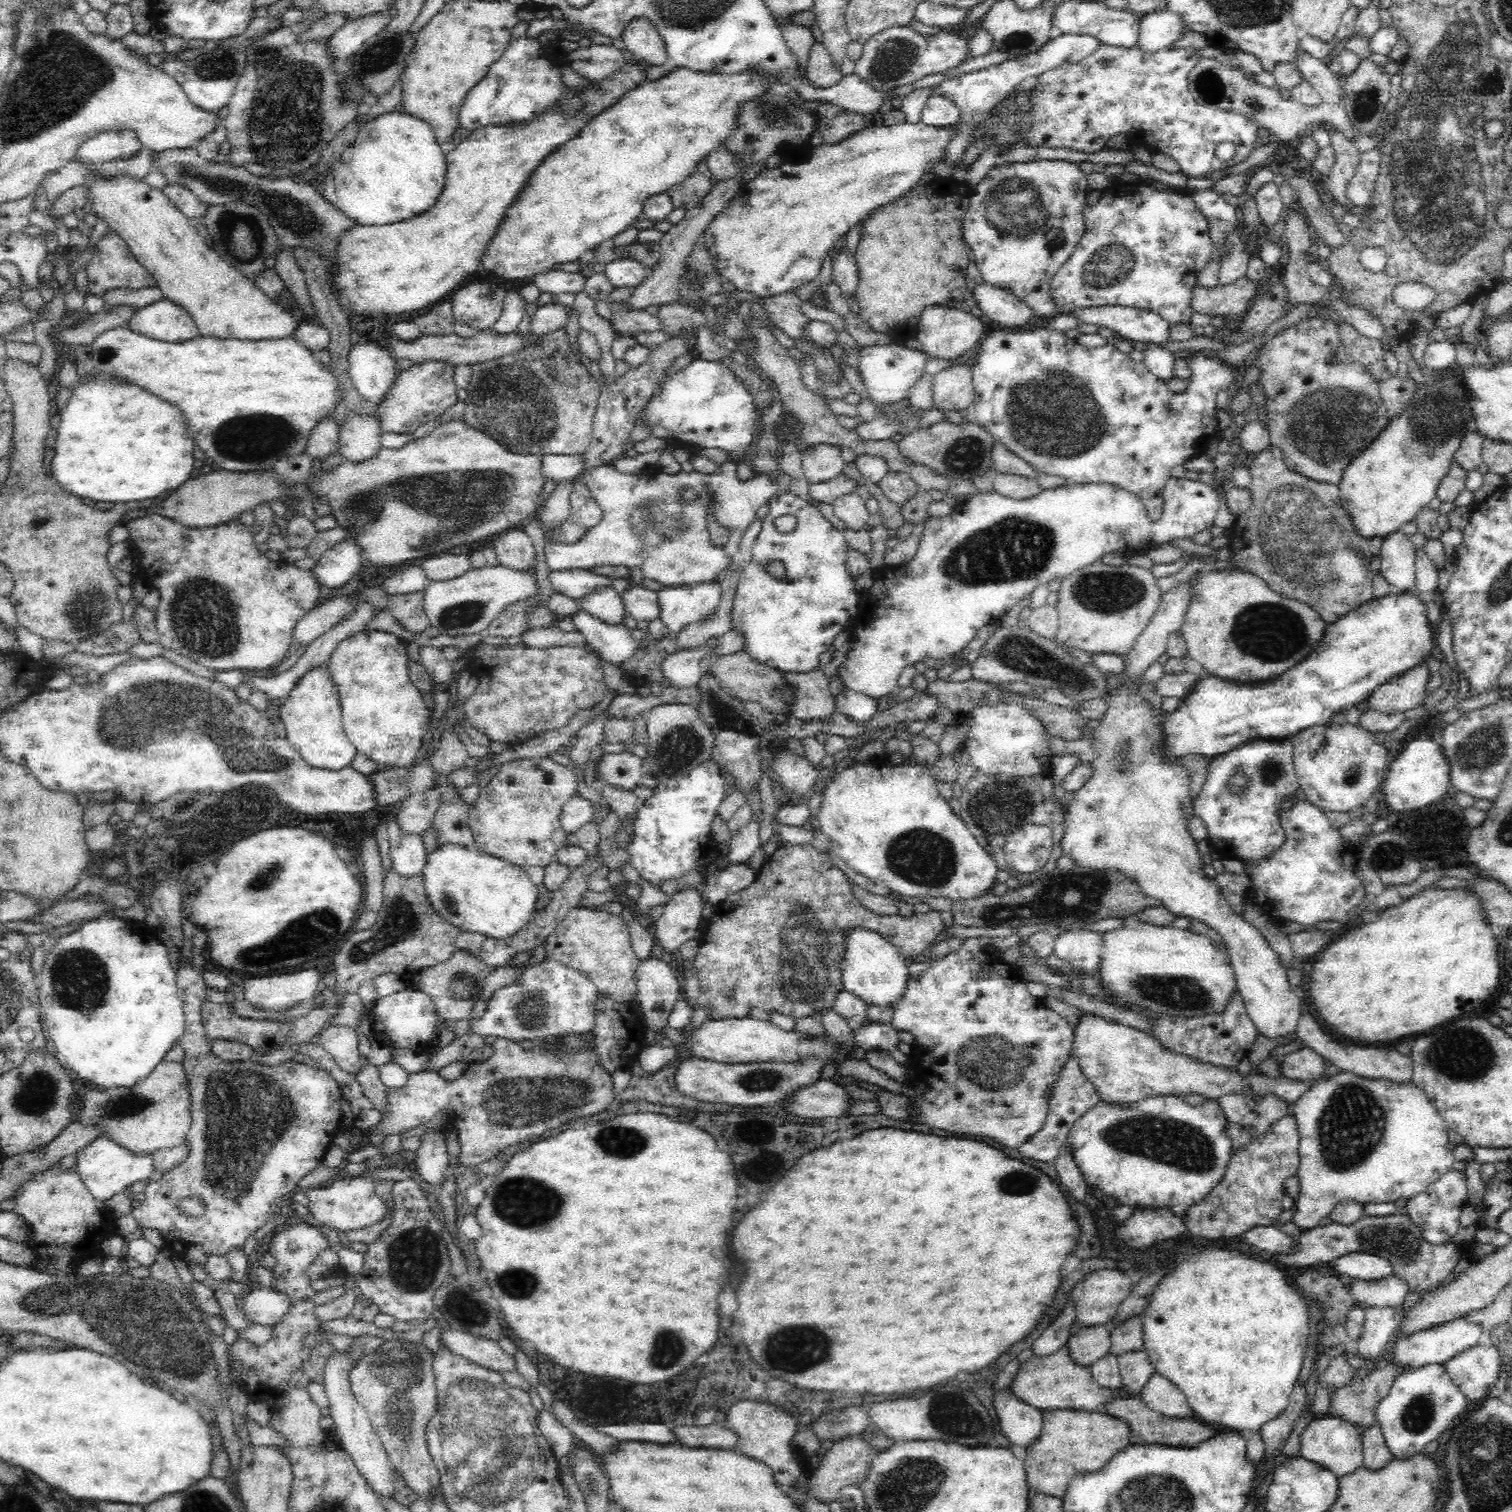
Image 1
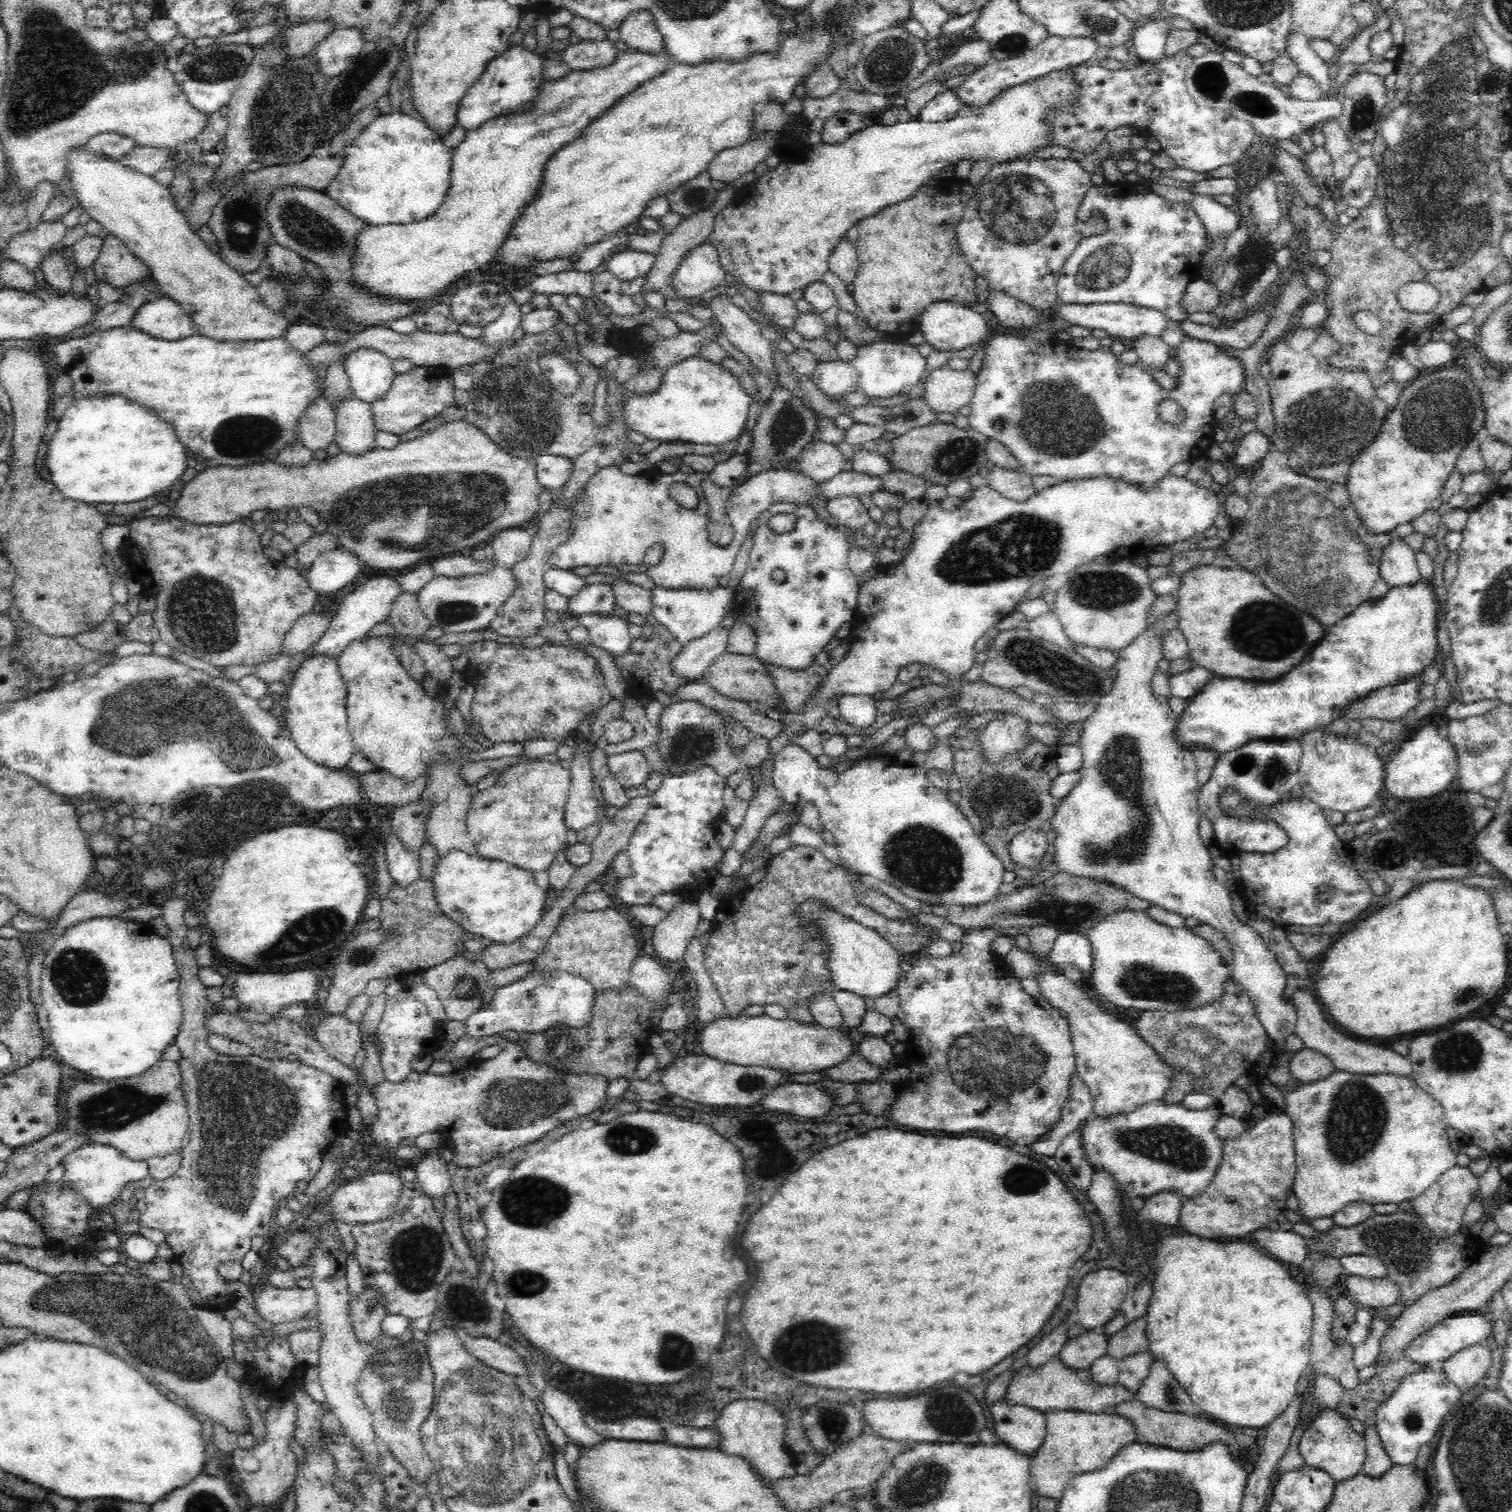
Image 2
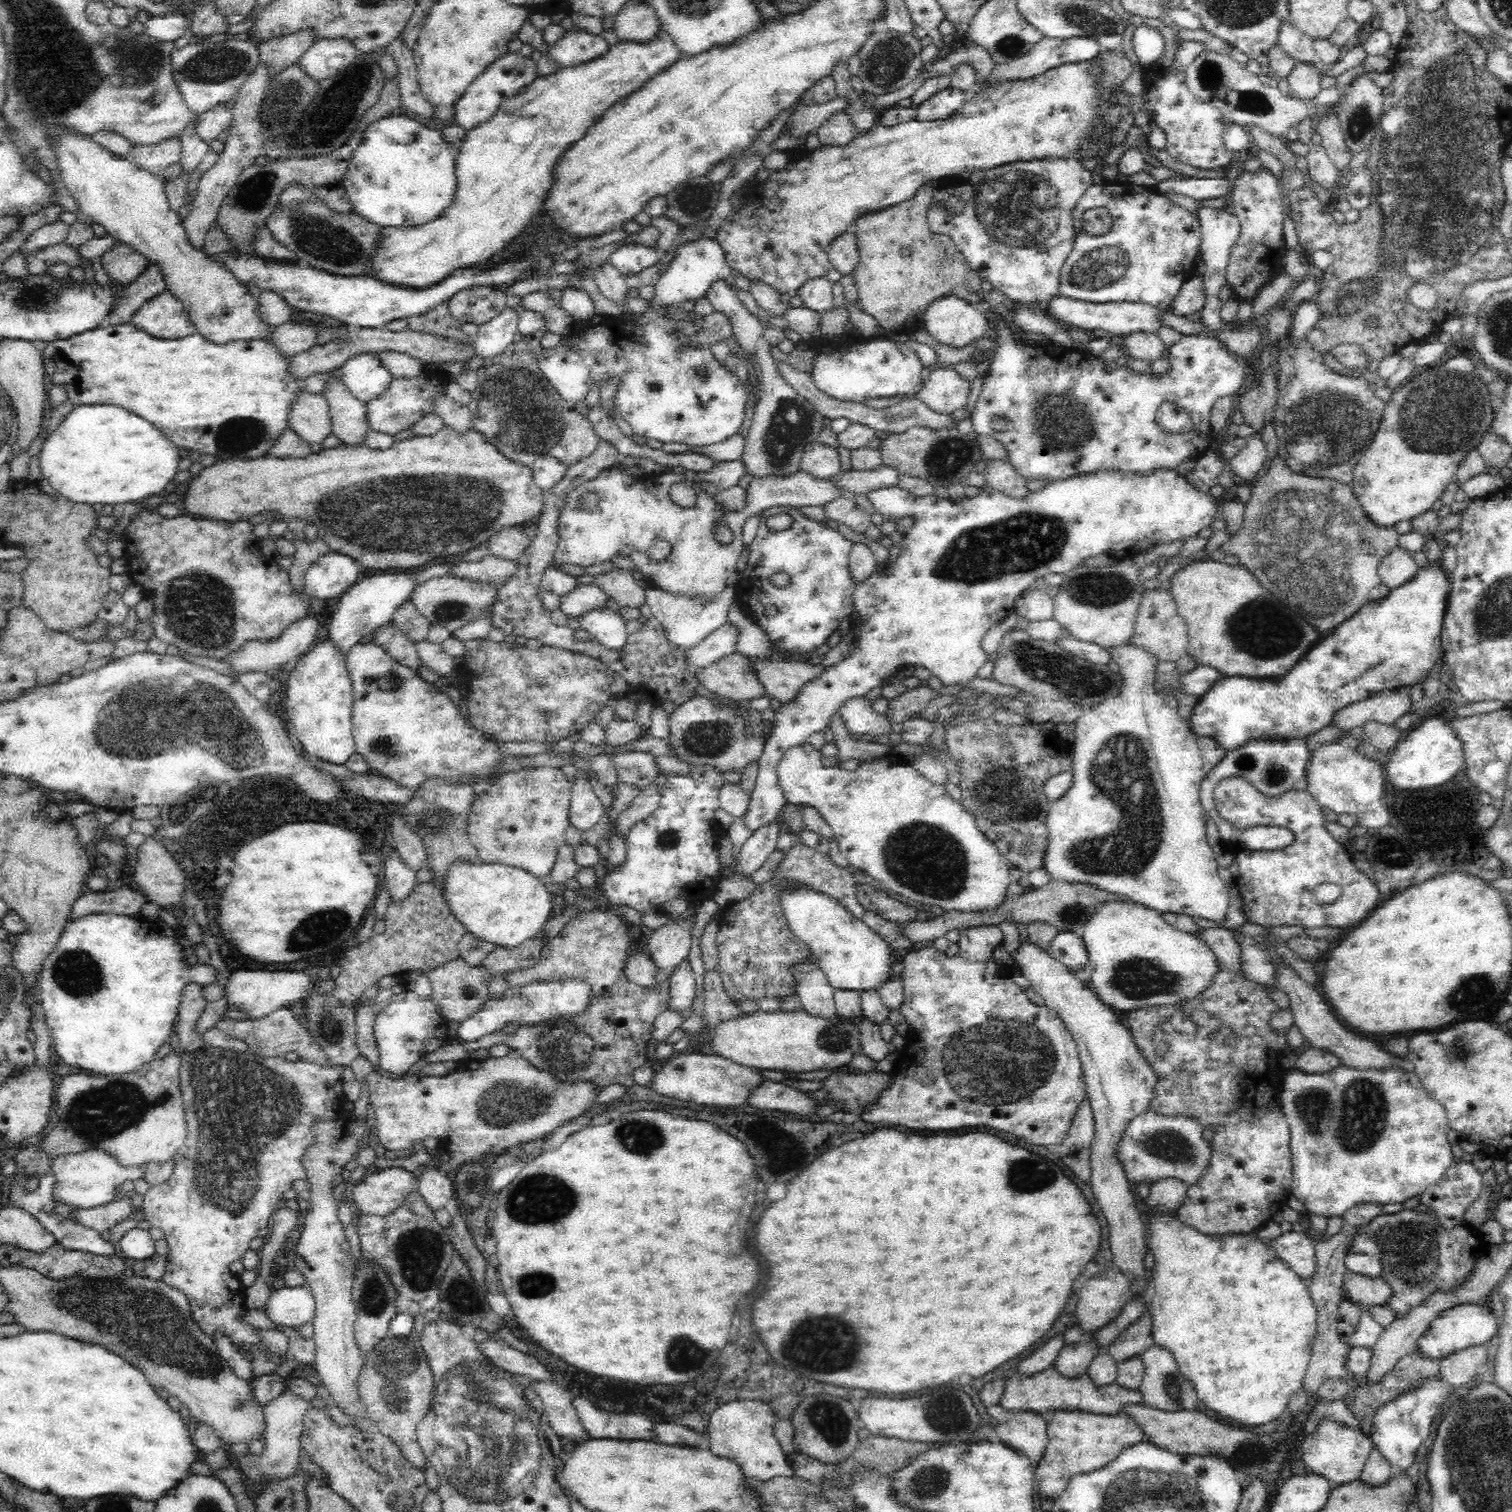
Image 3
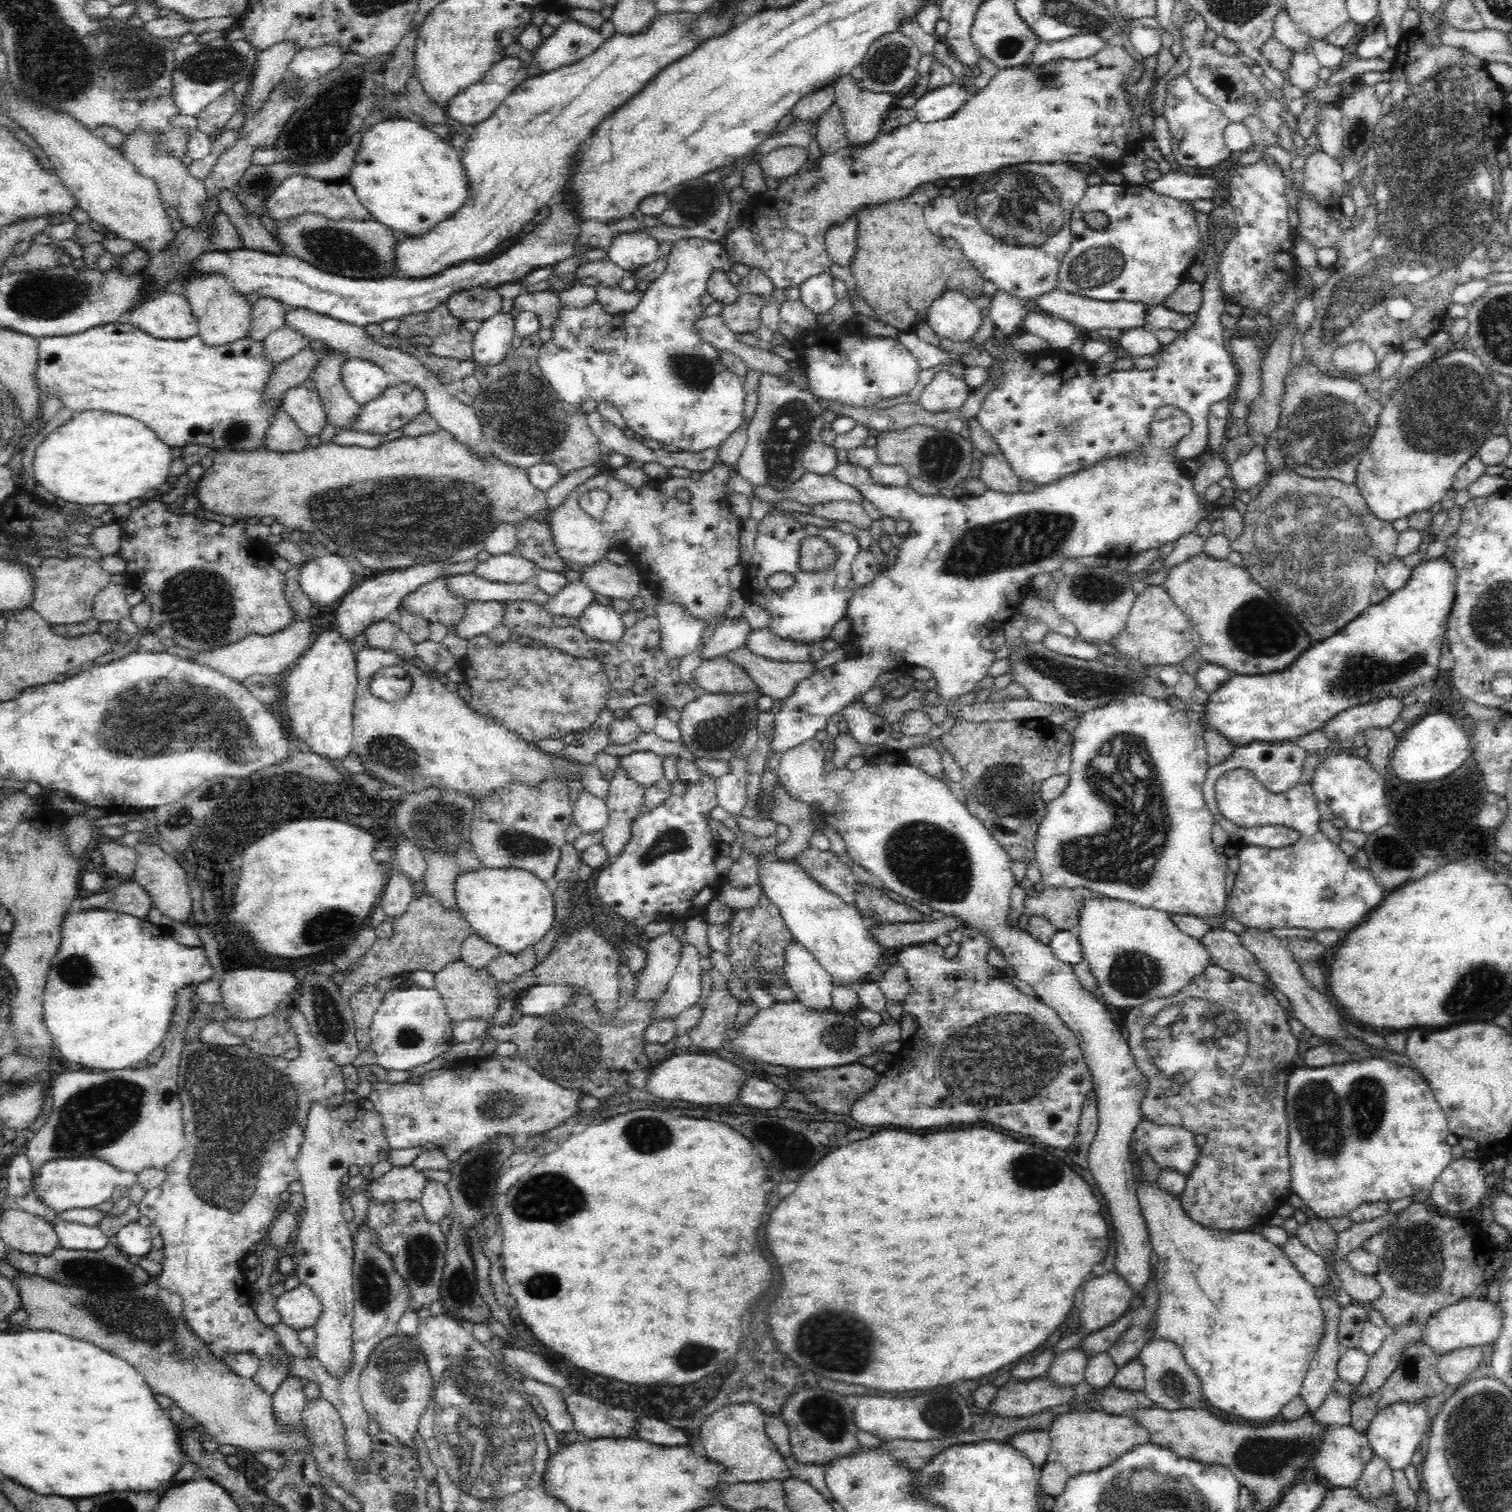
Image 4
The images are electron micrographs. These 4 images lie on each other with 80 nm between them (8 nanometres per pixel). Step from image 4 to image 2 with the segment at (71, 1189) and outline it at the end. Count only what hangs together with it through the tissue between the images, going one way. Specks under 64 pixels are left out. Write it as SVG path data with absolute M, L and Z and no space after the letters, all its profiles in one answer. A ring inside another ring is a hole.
M102 1143L82 1145L65 1154L60 1164L64 1171L64 1183L94 1208L113 1203L121 1196L125 1184L138 1182L148 1176L147 1161L133 1161L122 1155L116 1147Z

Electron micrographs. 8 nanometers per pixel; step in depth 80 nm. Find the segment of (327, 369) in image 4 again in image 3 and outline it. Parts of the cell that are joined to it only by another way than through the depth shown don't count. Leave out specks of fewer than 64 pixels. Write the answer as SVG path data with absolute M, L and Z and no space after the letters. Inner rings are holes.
M333 370L324 373L325 385L322 395L326 397L330 413L331 432L345 447L359 447L368 430L367 403L358 400Z

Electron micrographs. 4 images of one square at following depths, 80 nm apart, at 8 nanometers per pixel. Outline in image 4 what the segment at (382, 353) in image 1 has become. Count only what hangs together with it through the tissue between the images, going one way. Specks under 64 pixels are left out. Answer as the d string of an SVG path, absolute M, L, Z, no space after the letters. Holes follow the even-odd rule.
M348 358L341 375L346 391L360 406L376 400L389 387L382 368L368 359Z

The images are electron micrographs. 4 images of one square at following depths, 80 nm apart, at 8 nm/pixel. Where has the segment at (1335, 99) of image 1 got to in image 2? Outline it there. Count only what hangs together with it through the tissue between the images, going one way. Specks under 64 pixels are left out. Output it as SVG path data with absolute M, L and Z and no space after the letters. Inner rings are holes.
M1290 32L1285 41L1286 55L1297 64L1301 74L1311 76L1319 84L1323 93L1330 92L1333 80L1328 75L1328 69L1331 63L1321 60L1316 55L1316 52L1312 51L1310 42L1312 40L1308 39L1308 37L1296 32Z

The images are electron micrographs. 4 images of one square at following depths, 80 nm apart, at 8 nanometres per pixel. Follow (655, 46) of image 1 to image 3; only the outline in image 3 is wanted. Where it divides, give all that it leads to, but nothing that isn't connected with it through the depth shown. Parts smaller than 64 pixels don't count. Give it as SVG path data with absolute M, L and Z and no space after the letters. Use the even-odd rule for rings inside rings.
M629 2L614 18L613 30L620 40L633 43L650 43L660 29L653 7Z

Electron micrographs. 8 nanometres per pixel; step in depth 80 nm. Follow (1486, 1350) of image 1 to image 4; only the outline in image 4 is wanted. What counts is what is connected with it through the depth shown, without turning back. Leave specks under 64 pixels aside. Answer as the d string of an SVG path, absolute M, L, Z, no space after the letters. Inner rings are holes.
M1464 1347L1439 1355L1437 1371L1448 1385L1455 1387L1476 1370L1482 1360L1482 1347Z

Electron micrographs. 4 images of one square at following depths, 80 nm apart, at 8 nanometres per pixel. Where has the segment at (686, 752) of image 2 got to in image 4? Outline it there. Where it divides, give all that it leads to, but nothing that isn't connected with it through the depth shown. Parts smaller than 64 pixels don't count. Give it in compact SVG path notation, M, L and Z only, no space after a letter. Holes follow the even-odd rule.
M756 690L742 694L699 692L698 697L681 710L680 743L688 745L685 749L696 758L730 760L730 756L744 743L746 734L753 729L760 712L758 699L761 695Z

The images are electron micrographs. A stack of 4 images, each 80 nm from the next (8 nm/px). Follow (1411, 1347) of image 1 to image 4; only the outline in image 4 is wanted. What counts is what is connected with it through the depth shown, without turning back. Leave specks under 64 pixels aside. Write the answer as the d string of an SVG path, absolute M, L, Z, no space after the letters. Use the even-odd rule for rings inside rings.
M1485 1294L1460 1298L1456 1304L1437 1310L1426 1325L1422 1327L1421 1342L1427 1344L1438 1355L1464 1347L1482 1347L1494 1344L1503 1327L1503 1316L1498 1303L1488 1299Z

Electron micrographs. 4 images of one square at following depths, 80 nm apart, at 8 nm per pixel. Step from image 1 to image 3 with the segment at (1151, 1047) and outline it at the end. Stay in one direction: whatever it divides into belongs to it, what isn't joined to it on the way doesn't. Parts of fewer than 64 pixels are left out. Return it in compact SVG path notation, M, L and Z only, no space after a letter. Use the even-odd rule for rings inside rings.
M1019 940L1019 948L1010 956L1020 975L1044 999L1045 1006L1064 1021L1076 1041L1084 1068L1087 1099L1092 1105L1095 1120L1095 1137L1089 1155L1090 1184L1094 1186L1094 1196L1108 1220L1114 1269L1122 1274L1132 1274L1134 1278L1142 1278L1150 1271L1144 1266L1144 1258L1149 1251L1144 1235L1146 1227L1136 1207L1124 1167L1116 1154L1117 1142L1121 1140L1126 1125L1133 1117L1148 1110L1148 1104L1155 1095L1158 1074L1151 1068L1142 1049L1132 1040L1131 1032L1122 1026L1111 1008L1078 980L1074 972L1052 958L1049 951L1036 947L1028 940Z

